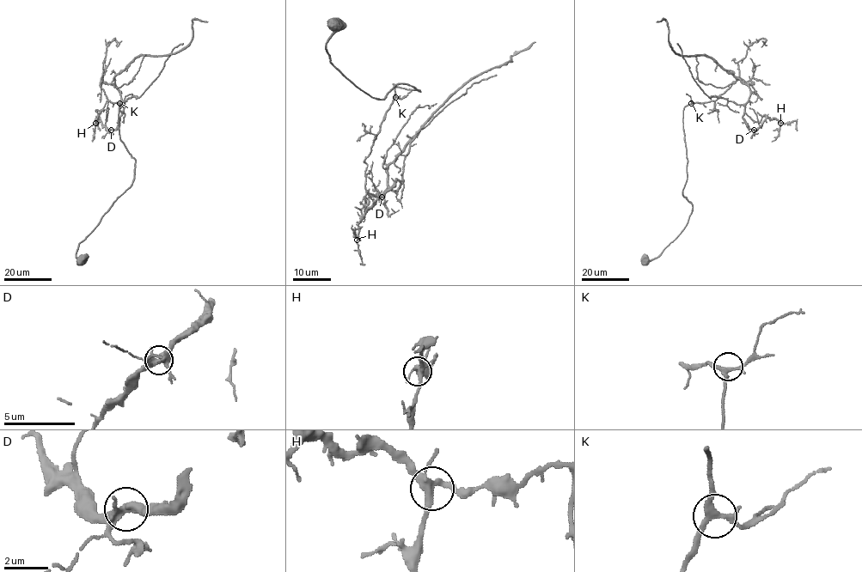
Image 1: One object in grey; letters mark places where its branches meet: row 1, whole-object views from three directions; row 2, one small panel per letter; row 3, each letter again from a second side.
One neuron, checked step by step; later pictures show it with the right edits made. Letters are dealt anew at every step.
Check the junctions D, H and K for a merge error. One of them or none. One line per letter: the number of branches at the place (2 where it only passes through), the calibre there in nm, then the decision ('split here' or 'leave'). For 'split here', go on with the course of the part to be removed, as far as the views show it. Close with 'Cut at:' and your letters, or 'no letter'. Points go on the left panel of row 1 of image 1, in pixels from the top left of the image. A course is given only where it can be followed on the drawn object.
D: 4 | 320 nm | leave
H: 4 | 280 nm | leave
K: 4 | 240 nm | leave
Cut at: no letter

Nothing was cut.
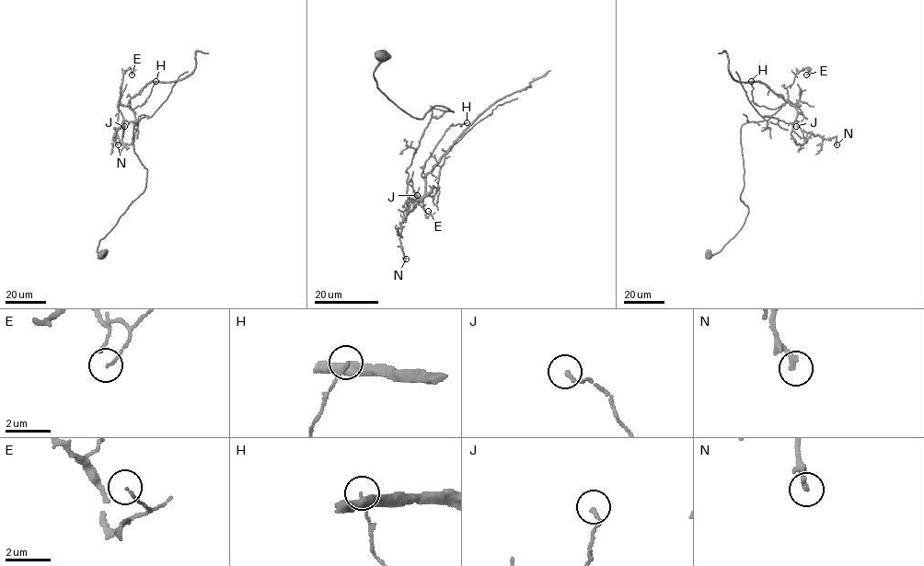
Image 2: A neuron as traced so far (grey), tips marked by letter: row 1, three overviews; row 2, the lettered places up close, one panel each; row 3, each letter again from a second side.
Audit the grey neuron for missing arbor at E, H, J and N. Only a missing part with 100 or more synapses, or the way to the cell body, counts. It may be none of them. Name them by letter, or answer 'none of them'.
none of them

